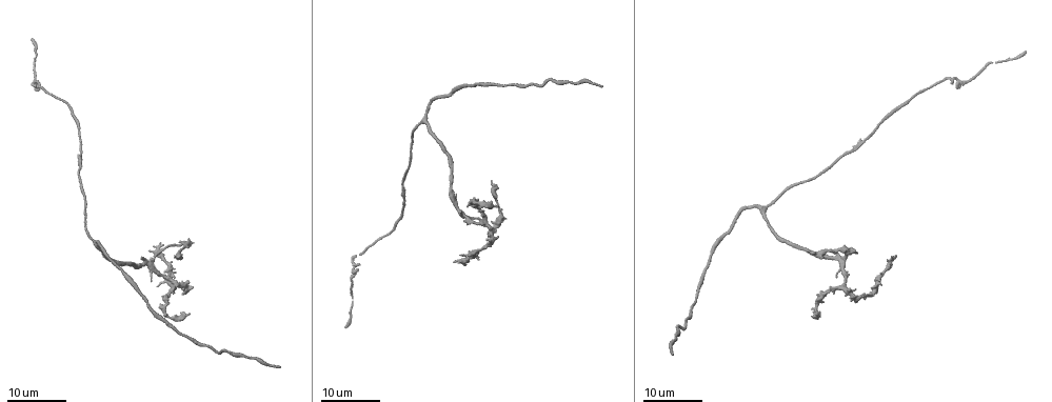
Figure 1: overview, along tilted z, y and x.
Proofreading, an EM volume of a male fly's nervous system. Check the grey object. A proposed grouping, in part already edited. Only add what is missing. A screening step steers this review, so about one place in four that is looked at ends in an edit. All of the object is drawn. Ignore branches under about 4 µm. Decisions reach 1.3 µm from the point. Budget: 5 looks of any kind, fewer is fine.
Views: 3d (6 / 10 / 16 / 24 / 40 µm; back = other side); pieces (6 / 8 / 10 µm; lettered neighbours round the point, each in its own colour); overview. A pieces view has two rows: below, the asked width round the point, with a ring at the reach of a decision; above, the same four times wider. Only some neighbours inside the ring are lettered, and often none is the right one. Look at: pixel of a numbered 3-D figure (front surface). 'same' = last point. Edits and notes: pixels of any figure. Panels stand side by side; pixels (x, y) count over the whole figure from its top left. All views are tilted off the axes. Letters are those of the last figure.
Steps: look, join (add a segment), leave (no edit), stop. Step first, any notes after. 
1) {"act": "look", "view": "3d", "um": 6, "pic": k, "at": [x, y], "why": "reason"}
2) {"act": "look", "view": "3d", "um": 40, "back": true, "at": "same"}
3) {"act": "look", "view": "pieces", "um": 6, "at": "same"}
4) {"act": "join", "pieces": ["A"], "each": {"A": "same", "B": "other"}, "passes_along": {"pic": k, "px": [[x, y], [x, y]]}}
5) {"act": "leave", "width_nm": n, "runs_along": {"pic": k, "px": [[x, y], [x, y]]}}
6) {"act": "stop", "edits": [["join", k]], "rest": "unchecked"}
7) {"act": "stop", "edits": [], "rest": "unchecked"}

{"act": "look", "view": "3d", "um": 16, "pic": 1, "at": [31, 40], "why": "long arm stops here"}

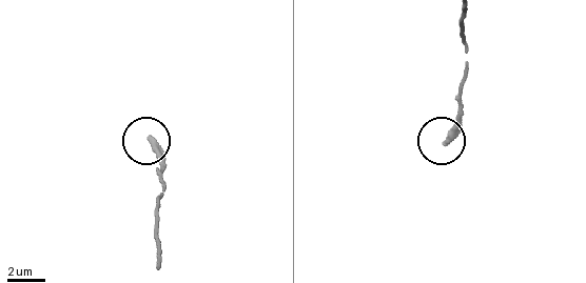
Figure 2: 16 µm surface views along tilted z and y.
{"act": "look", "view": "pieces", "um": 6, "pic": 2, "at": [151, 137]}

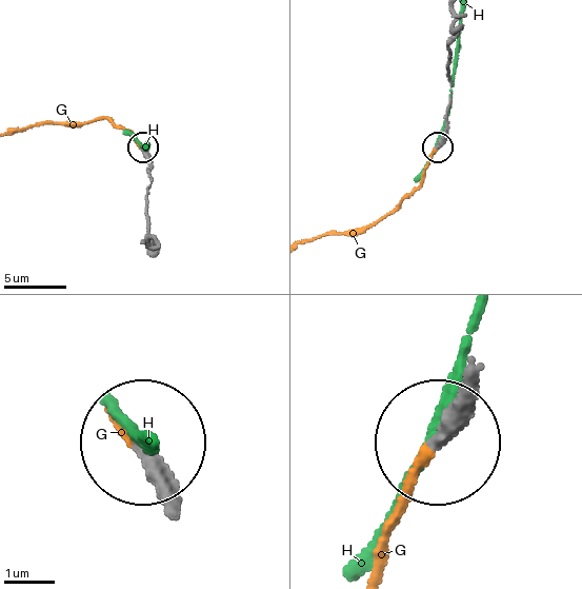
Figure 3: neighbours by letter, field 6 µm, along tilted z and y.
{"act": "join", "pieces": ["G"], "each": {"G": "same", "H": "other"}, "passes_along": {"pic": 3, "px": [[149, 172], [136, 138], [107, 120], [13, 129]]}, "found": "the neuron continues"}

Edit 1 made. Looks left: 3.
{"act": "look", "view": "3d", "um": 16, "pic": 1, "at": [160, 244]}

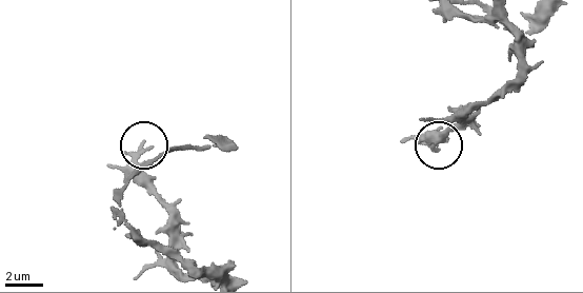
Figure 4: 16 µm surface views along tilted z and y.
{"act": "look", "view": "pieces", "um": 8, "pic": 4, "at": [142, 145]}

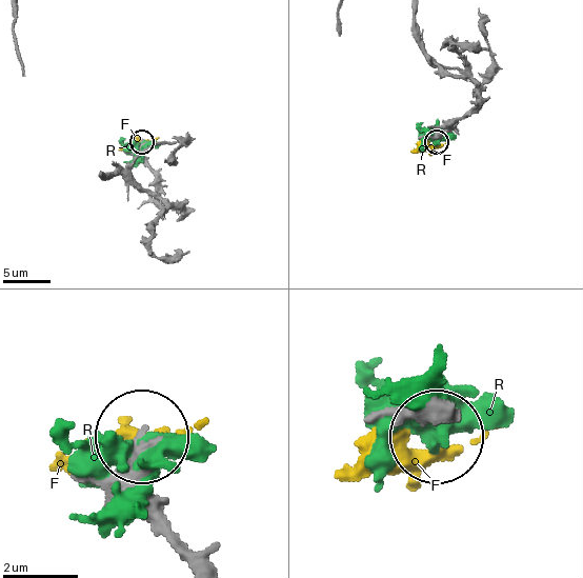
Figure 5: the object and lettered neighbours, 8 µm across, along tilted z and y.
{"act": "leave", "width_nm": 100, "each": {"F": "other", "R": "other"}, "found": "no lettered segment goes on from it"}

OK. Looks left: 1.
{"act": "stop", "edits": [["join", 3]], "rest": "unchecked"}

